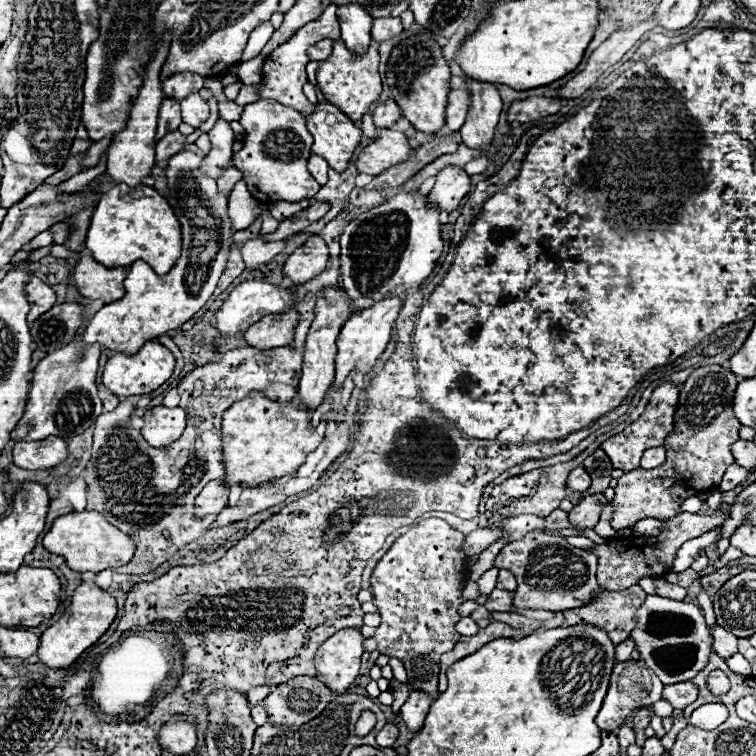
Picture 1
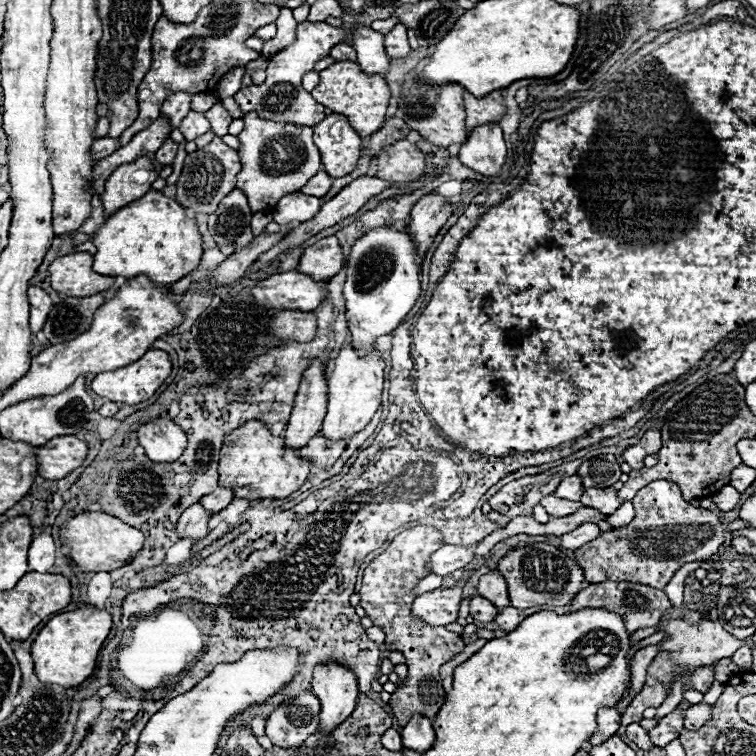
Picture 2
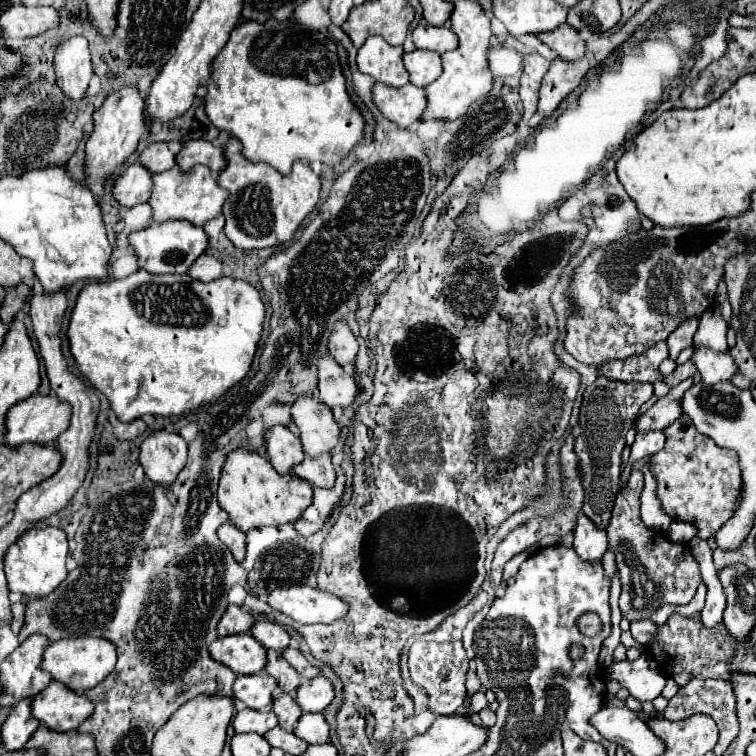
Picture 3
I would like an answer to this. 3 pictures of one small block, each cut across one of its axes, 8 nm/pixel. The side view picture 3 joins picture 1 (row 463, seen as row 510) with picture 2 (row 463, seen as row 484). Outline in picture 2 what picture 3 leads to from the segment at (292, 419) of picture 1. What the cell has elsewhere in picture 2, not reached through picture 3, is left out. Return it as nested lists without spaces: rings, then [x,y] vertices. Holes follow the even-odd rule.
[[[250,420],[248,424],[232,430],[224,438],[224,446],[220,450],[218,488],[200,500],[202,506],[216,514],[224,510],[234,498],[284,498],[296,492],[308,478],[310,460],[304,460],[296,454],[296,450],[288,450],[284,446],[284,438],[272,436],[266,424],[262,424],[260,420]]]

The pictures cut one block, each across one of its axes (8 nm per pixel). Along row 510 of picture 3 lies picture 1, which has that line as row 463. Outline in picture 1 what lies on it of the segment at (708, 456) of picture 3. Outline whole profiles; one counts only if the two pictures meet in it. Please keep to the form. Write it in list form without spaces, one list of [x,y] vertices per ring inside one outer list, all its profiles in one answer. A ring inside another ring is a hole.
[[[718,364],[702,366],[690,374],[684,382],[678,398],[676,410],[676,430],[668,436],[666,448],[666,464],[654,470],[636,468],[622,478],[618,478],[616,496],[612,504],[616,512],[612,516],[612,528],[632,528],[636,522],[644,518],[670,520],[678,506],[688,498],[696,496],[704,490],[716,488],[720,476],[726,472],[734,458],[730,454],[730,444],[738,440],[740,422],[732,416],[732,398],[736,390],[736,376]]]

